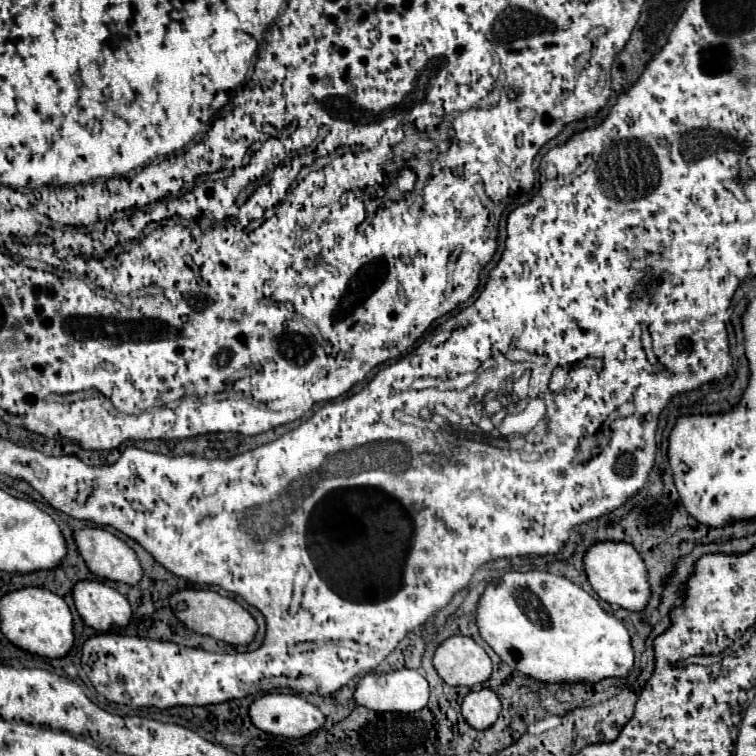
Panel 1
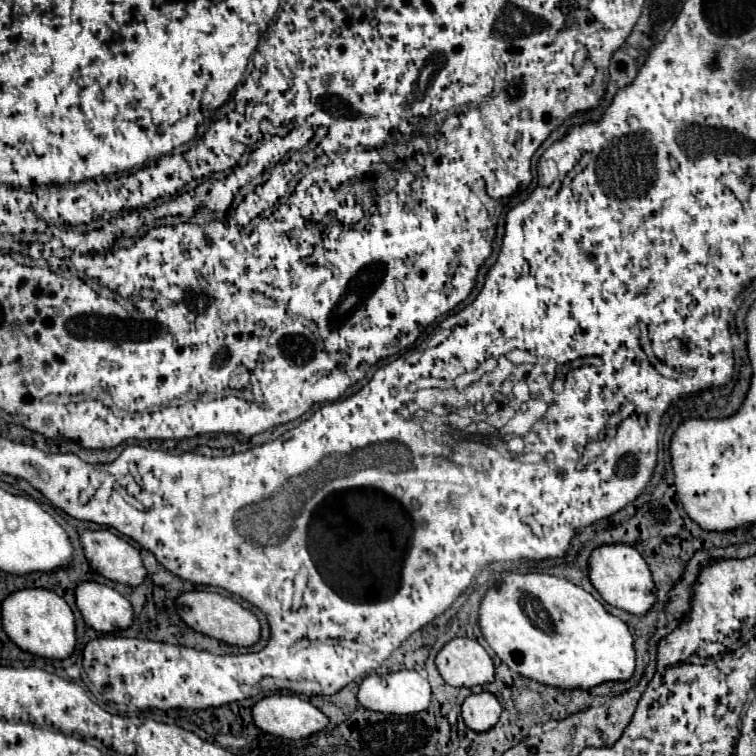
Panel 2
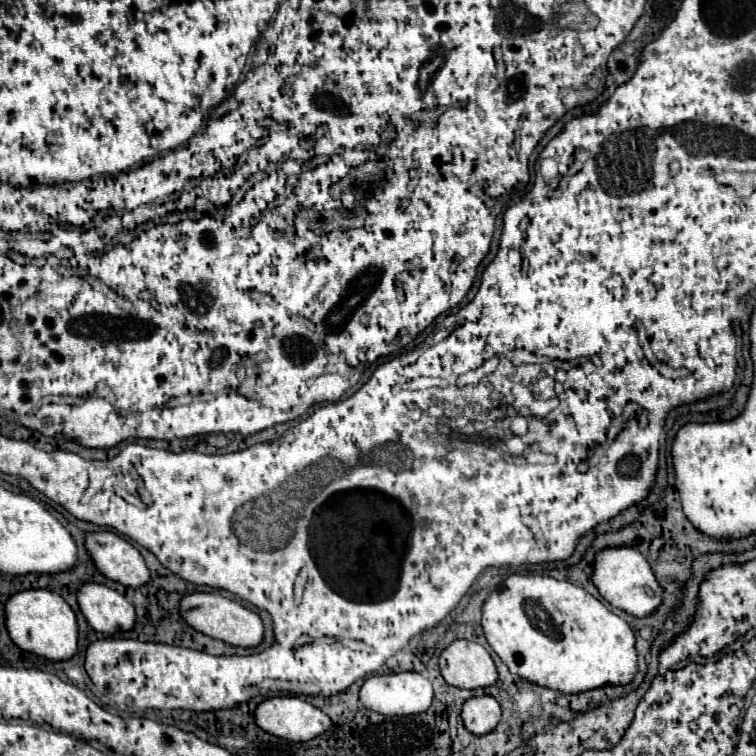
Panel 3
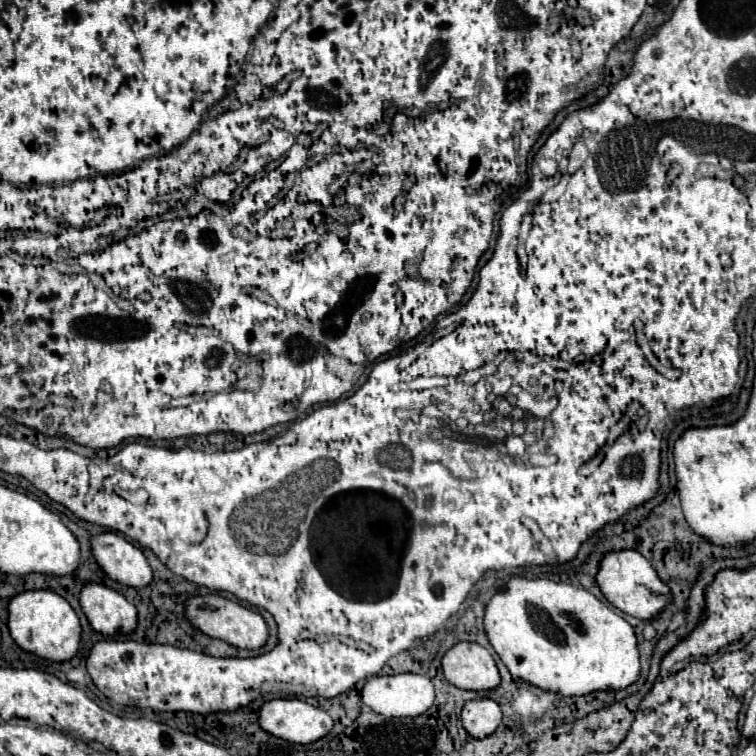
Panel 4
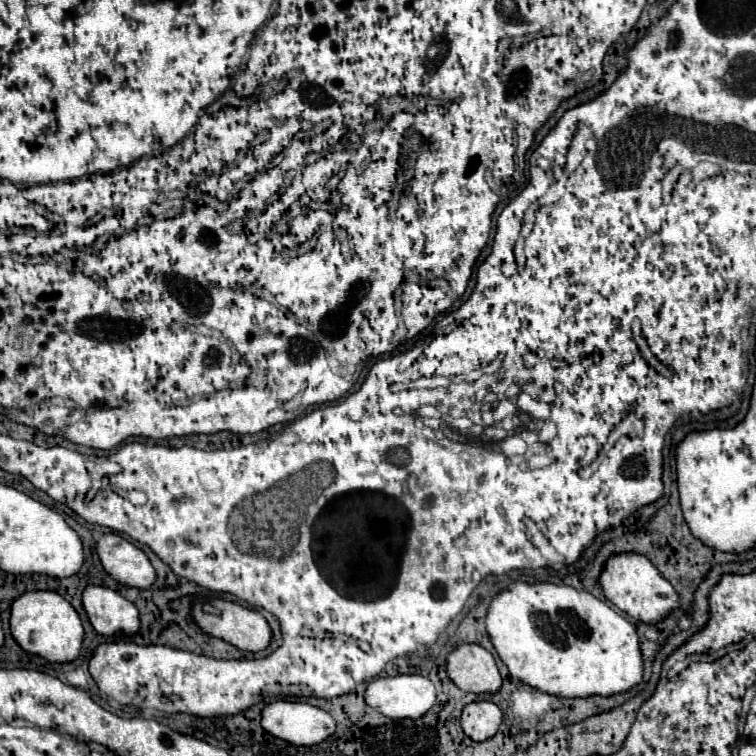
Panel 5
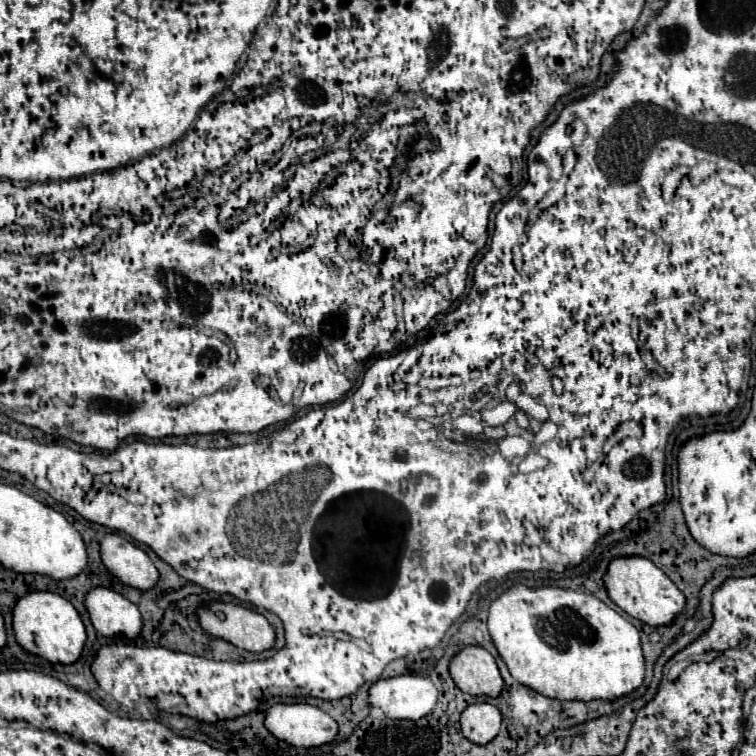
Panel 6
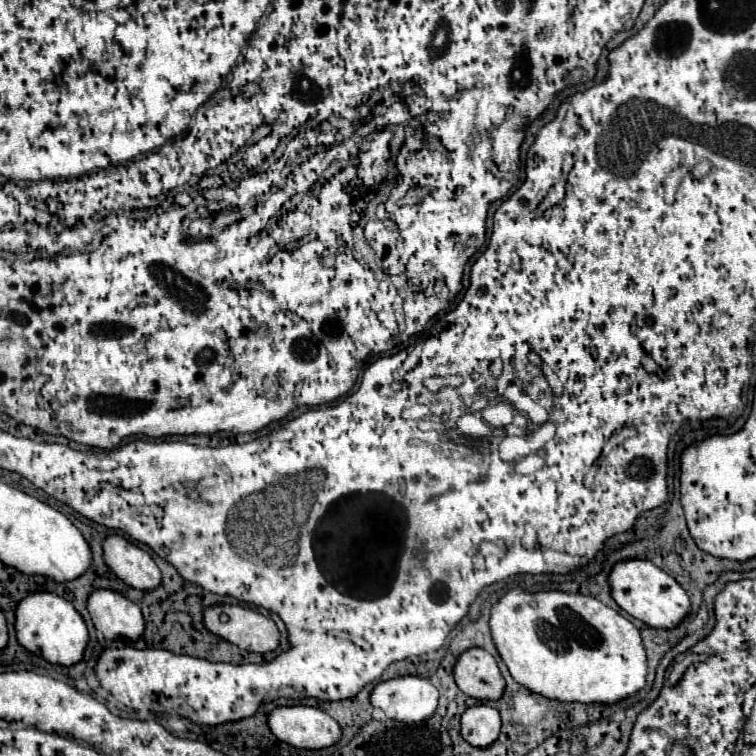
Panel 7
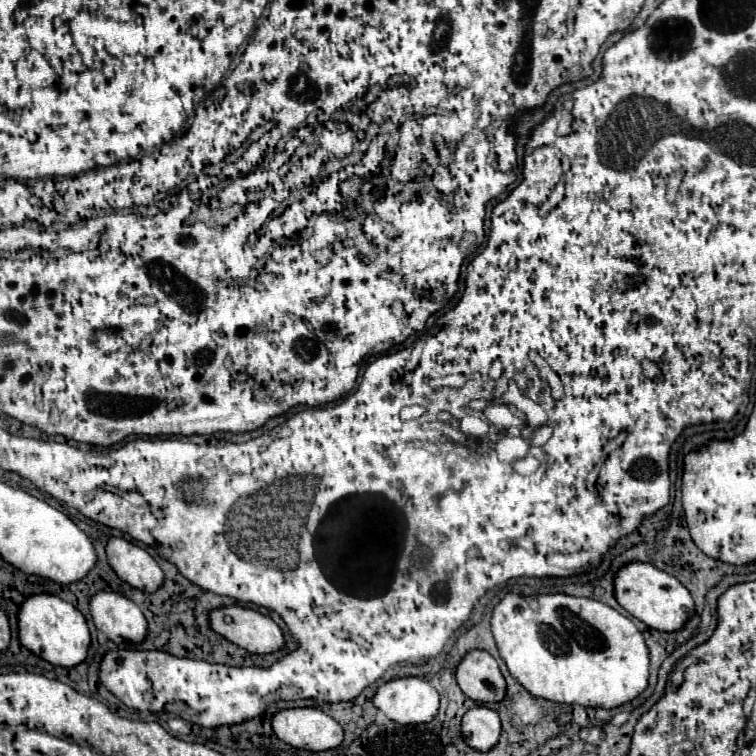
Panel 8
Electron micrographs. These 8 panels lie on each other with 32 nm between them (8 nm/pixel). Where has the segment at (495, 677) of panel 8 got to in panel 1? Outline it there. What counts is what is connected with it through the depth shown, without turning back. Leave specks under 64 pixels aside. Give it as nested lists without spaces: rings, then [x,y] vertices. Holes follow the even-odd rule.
[[[450,636],[434,652],[434,668],[450,686],[474,686],[492,672],[492,662],[482,646],[468,636]]]

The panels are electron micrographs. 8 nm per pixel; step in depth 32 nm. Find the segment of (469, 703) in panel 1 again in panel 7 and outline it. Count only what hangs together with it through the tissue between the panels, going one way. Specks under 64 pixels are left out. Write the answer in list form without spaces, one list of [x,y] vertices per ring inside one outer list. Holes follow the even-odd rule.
[[[488,704],[470,706],[462,714],[462,736],[472,746],[486,748],[500,734],[500,712]]]

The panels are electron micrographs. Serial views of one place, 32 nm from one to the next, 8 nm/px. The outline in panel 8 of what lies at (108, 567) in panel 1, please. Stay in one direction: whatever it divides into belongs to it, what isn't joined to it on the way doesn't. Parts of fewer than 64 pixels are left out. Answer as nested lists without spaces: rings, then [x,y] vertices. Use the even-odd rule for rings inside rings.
[[[110,538],[106,542],[106,558],[112,570],[134,588],[142,592],[154,592],[162,586],[164,574],[160,566],[140,546],[124,538]]]

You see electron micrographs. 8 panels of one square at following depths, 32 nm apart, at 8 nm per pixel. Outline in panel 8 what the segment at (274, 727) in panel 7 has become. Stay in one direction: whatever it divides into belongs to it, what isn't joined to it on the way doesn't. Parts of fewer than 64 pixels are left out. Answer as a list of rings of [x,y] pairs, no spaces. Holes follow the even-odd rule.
[[[284,708],[272,716],[274,734],[302,750],[328,750],[342,742],[340,724],[316,708]]]

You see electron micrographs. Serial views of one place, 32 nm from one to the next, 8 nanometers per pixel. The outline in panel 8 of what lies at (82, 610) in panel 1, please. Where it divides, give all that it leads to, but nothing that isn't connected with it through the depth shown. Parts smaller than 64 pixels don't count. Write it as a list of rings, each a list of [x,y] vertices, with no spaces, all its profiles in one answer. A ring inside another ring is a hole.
[[[96,592],[90,598],[90,614],[96,628],[116,644],[138,644],[146,636],[148,624],[142,610],[116,592]]]

